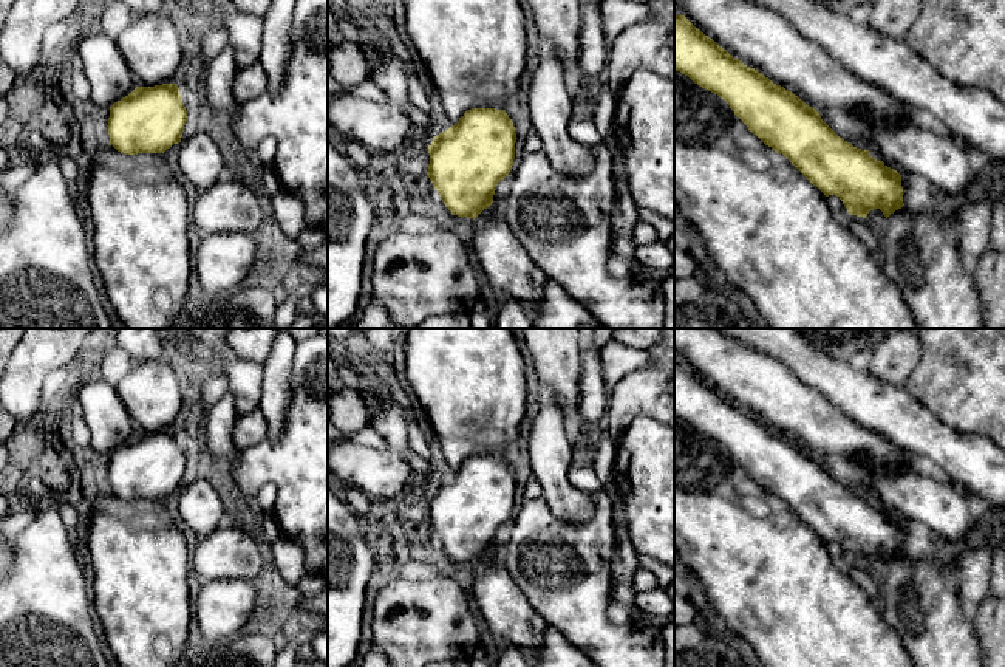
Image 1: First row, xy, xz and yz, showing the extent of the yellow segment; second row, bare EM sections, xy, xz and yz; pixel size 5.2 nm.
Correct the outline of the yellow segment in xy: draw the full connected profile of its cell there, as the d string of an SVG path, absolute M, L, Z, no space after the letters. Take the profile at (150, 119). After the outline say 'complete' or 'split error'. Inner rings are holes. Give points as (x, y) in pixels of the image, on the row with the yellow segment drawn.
M176 84L136 87L110 107L110 145L125 155L164 153L181 142L186 122Z; complete

